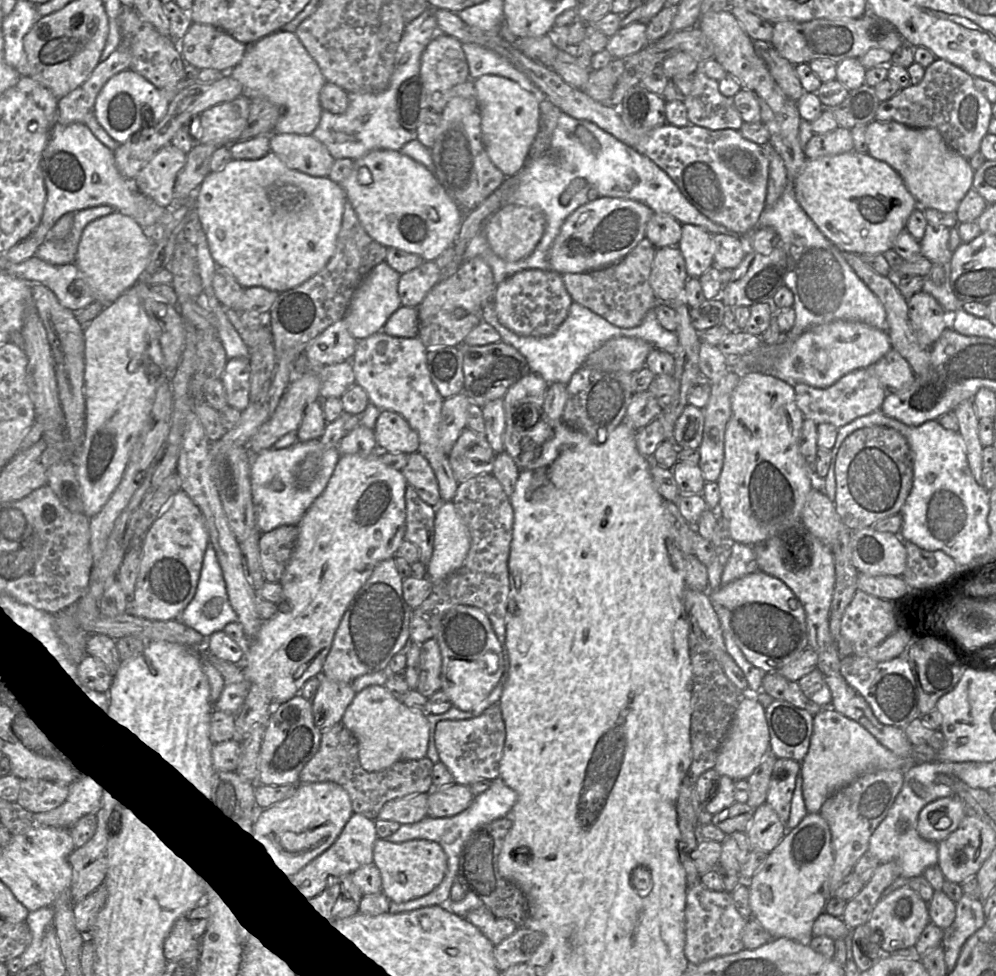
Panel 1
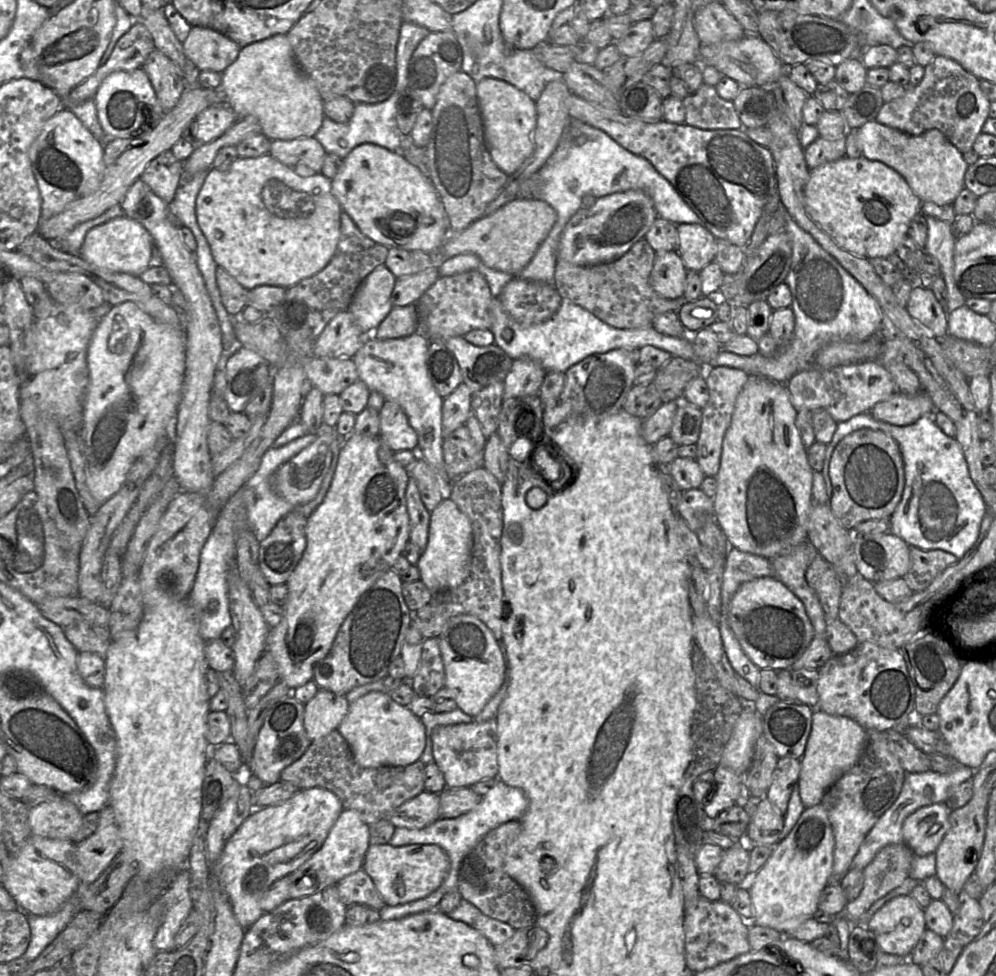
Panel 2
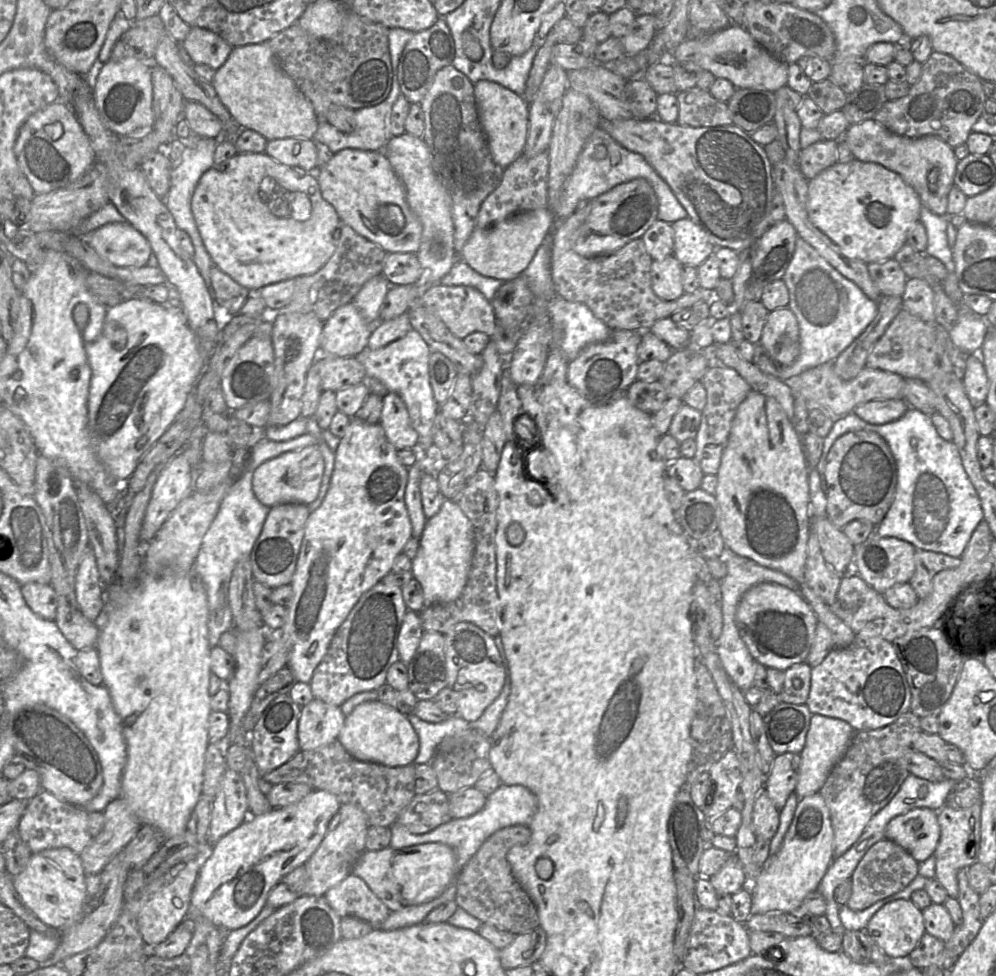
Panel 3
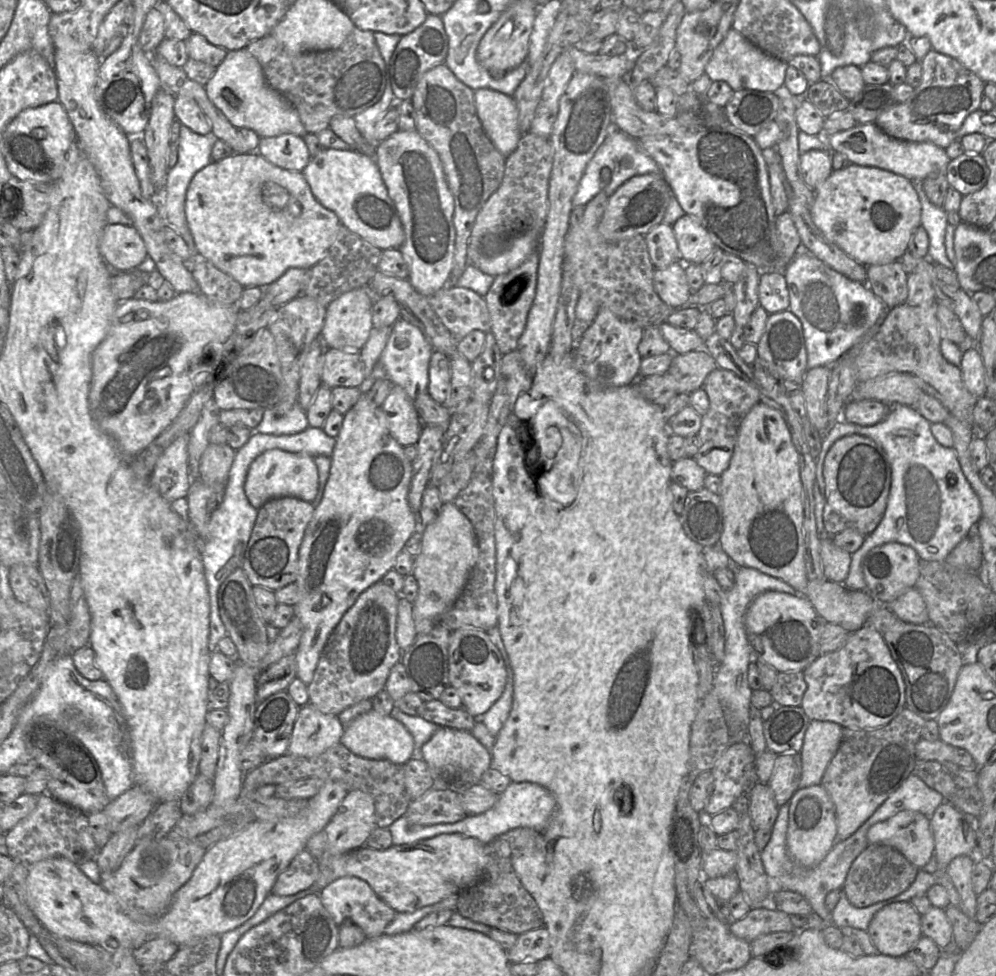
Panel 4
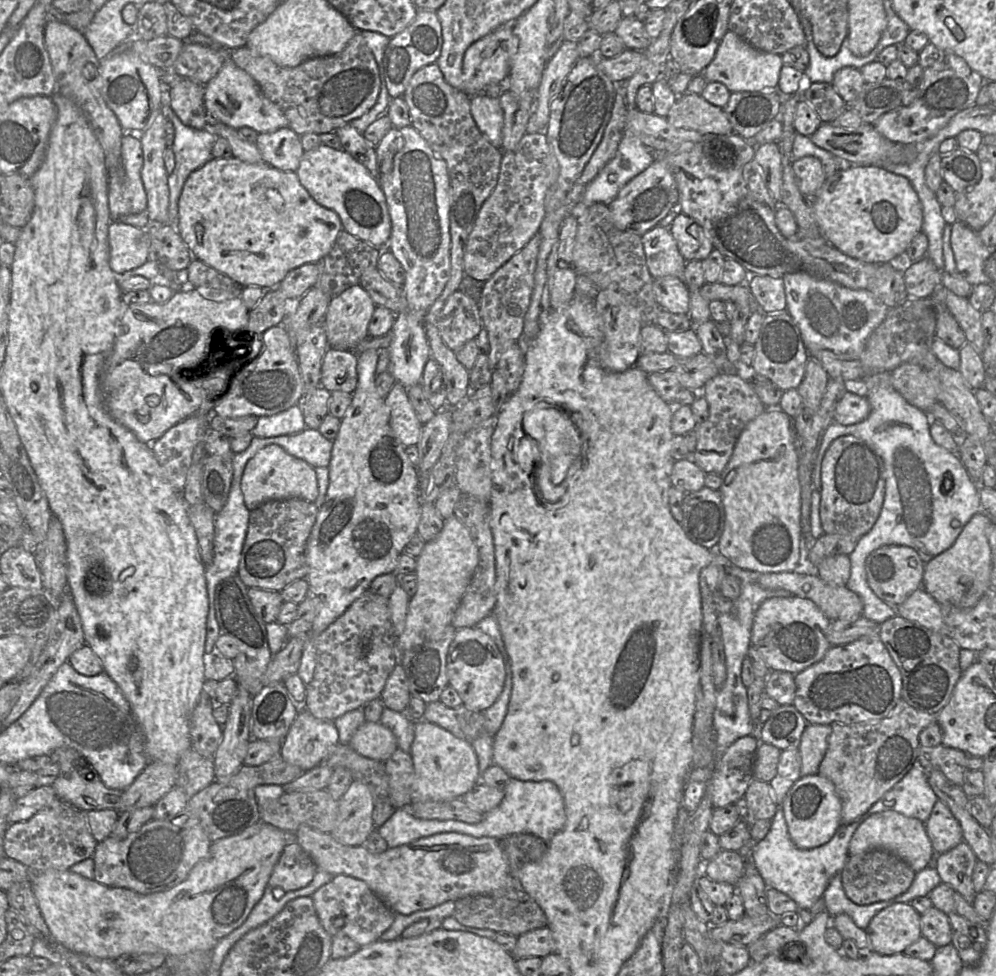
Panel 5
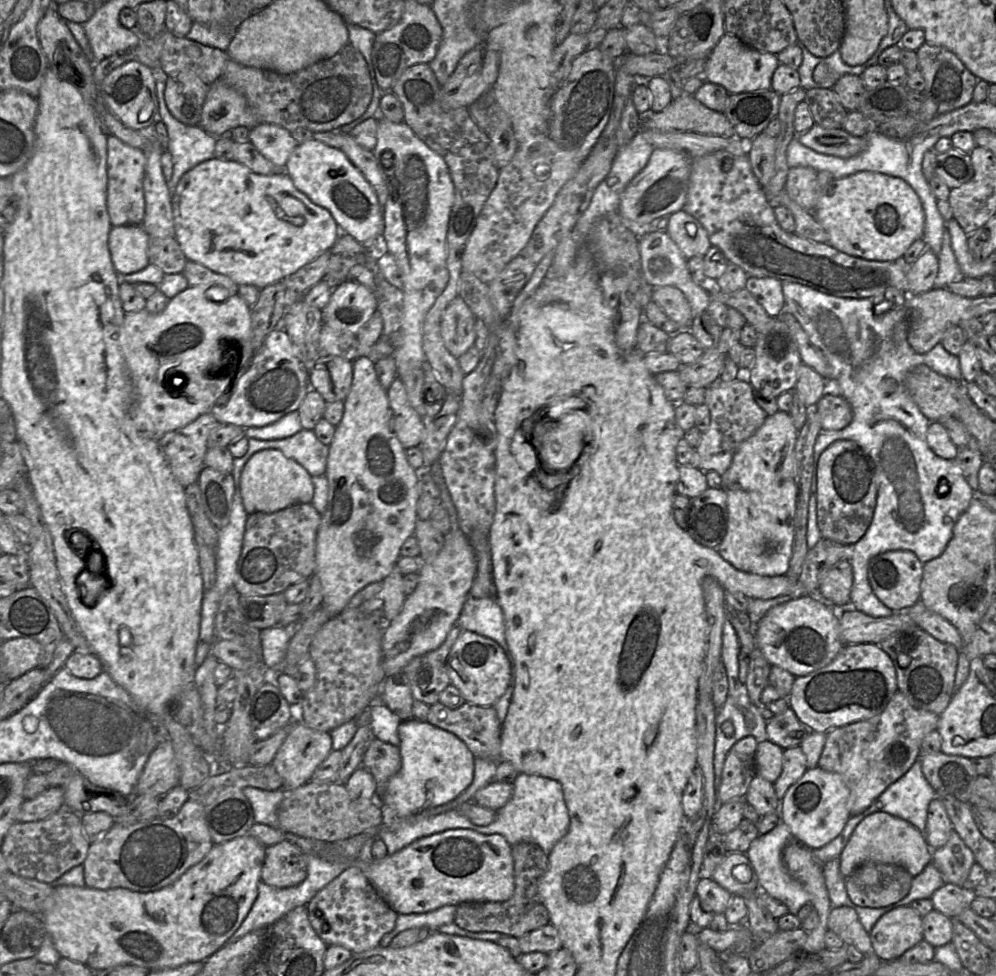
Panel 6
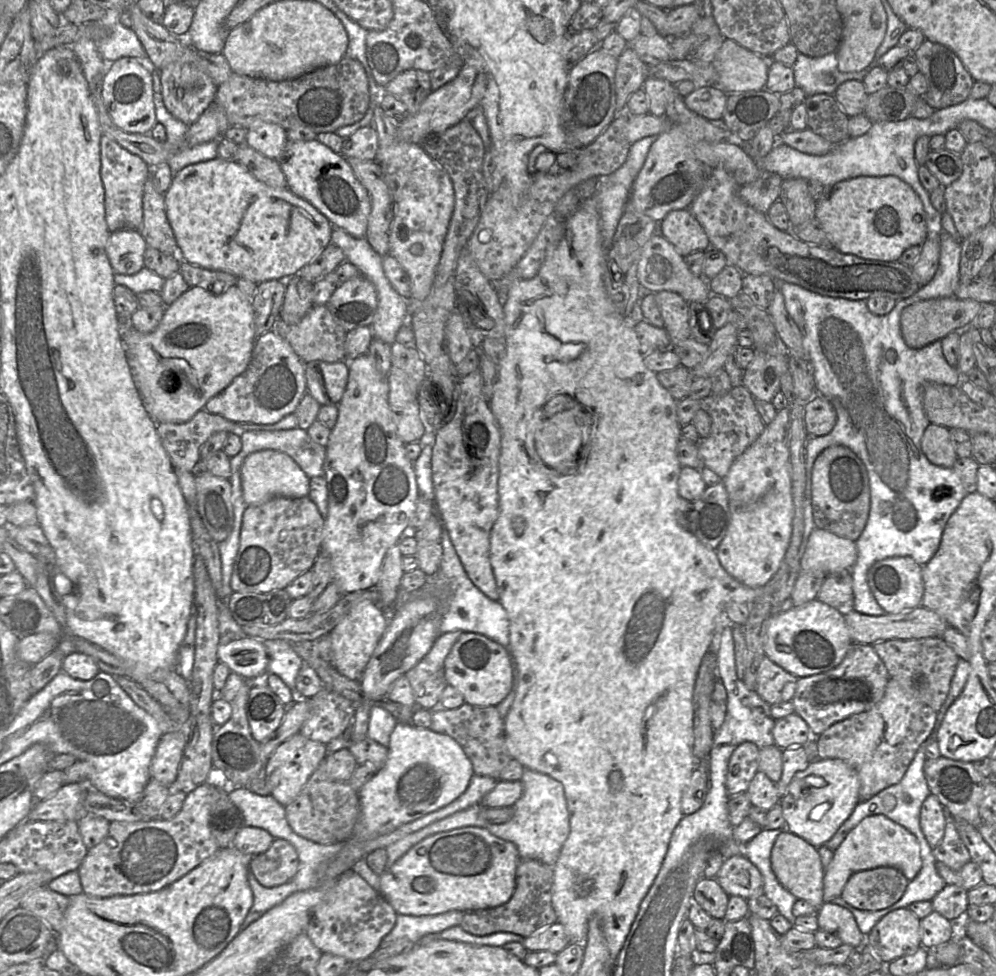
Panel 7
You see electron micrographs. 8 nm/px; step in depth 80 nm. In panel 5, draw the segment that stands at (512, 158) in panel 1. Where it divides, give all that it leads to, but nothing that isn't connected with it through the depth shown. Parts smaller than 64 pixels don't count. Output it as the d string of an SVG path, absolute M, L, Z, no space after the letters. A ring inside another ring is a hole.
M477 93L471 96L471 114L479 130L497 149L502 145L503 110L498 98Z

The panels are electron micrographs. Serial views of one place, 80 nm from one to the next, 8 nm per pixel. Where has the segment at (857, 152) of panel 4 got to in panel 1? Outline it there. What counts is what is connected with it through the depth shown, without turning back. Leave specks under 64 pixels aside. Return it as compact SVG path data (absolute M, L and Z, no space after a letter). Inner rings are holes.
M872 120L866 125L865 140L868 146L867 153L886 162L901 176L908 191L921 208L956 212L960 201L972 187L975 170L965 157L947 145L936 128L912 128L896 121Z

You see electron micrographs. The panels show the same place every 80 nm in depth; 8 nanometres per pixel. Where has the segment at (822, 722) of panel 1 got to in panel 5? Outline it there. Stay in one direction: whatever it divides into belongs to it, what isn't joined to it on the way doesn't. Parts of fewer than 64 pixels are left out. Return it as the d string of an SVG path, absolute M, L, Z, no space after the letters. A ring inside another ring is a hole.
M807 724L798 747L801 755L802 776L818 774L831 732L831 725Z

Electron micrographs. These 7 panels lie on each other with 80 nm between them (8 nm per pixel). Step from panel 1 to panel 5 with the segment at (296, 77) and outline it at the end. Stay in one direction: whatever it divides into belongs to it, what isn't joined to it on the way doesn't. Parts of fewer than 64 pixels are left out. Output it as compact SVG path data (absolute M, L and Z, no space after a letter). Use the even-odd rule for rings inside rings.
M227 56L218 73L204 86L204 105L209 120L231 128L249 127L259 133L268 133L288 127L282 110L260 91L254 79Z

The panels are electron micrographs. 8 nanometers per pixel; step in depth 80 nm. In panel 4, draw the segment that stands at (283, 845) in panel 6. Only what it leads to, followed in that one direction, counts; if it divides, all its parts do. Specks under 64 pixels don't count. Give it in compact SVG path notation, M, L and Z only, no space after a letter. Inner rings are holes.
M302 850L278 875L270 893L283 896L296 894L311 887L318 876L318 862L307 850Z

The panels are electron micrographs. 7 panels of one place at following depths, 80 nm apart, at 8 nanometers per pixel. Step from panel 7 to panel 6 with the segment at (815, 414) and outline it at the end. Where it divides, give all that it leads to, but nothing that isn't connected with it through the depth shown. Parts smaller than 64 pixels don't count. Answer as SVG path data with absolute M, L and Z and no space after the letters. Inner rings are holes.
M828 391L815 405L821 418L822 430L841 430L853 418L849 402L837 391Z

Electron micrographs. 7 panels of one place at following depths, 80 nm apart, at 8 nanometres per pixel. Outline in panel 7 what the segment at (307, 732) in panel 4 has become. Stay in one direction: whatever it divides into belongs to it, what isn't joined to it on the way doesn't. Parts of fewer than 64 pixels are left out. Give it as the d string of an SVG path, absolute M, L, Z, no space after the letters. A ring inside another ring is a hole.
M300 732L287 739L275 749L264 765L265 781L270 795L284 807L289 805L327 755L326 744L310 740Z

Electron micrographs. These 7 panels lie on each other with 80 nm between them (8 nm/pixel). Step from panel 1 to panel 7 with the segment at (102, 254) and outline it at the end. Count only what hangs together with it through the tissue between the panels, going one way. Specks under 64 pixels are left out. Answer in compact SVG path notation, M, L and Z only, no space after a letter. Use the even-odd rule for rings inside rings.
M122 229L111 232L106 254L114 273L133 275L144 267L147 244L138 230Z

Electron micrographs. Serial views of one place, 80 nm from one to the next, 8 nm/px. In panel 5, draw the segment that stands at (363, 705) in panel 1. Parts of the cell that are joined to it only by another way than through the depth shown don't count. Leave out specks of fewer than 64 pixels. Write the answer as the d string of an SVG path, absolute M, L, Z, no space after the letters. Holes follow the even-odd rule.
M364 722L354 733L349 744L358 754L385 762L398 749L393 732L380 722Z

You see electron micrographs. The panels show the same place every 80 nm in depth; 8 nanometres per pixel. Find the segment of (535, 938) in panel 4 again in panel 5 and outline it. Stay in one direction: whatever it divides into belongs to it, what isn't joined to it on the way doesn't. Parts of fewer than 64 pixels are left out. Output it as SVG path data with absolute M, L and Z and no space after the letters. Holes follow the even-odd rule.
M545 926L519 936L511 955L516 960L527 957L540 957L543 959L553 952L555 952L555 941L550 929Z

